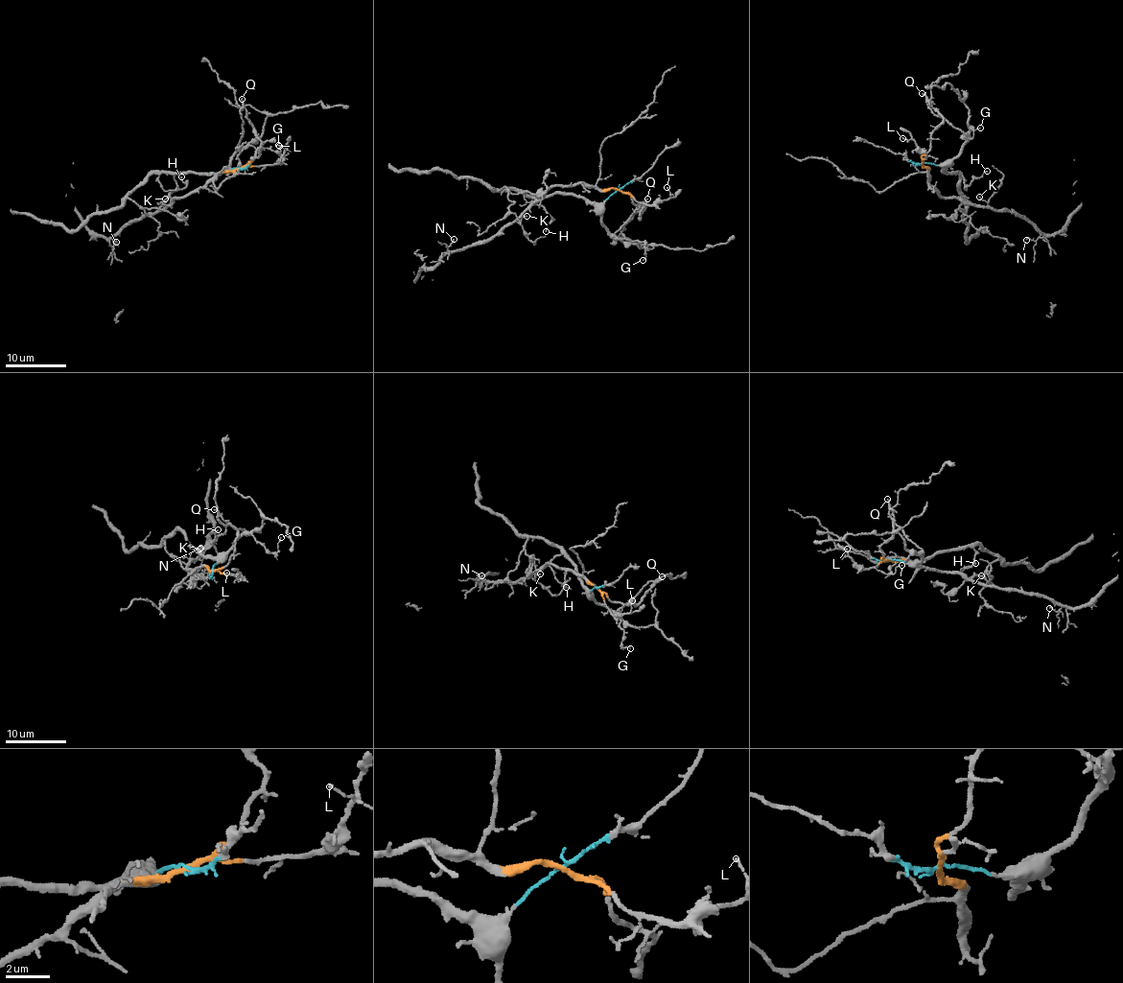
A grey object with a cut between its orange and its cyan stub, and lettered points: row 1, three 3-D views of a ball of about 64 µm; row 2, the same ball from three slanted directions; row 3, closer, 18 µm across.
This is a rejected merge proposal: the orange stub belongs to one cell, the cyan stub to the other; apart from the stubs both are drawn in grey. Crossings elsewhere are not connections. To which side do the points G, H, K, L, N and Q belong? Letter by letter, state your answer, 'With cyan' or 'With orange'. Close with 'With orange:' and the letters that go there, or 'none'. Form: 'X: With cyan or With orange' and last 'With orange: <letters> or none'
G: With cyan
H: With cyan
K: With orange
L: With orange
N: With orange
Q: With orange
With orange: K, L, N, Q

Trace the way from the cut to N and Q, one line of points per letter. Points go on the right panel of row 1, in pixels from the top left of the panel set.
N: (922, 162), (928, 168), (930, 185), (945, 198), (1011, 211), (1027, 221), (1039, 232), (1039, 237), (1025, 240)
Q: (922, 162), (928, 150), (932, 129), (942, 121), (922, 93)

